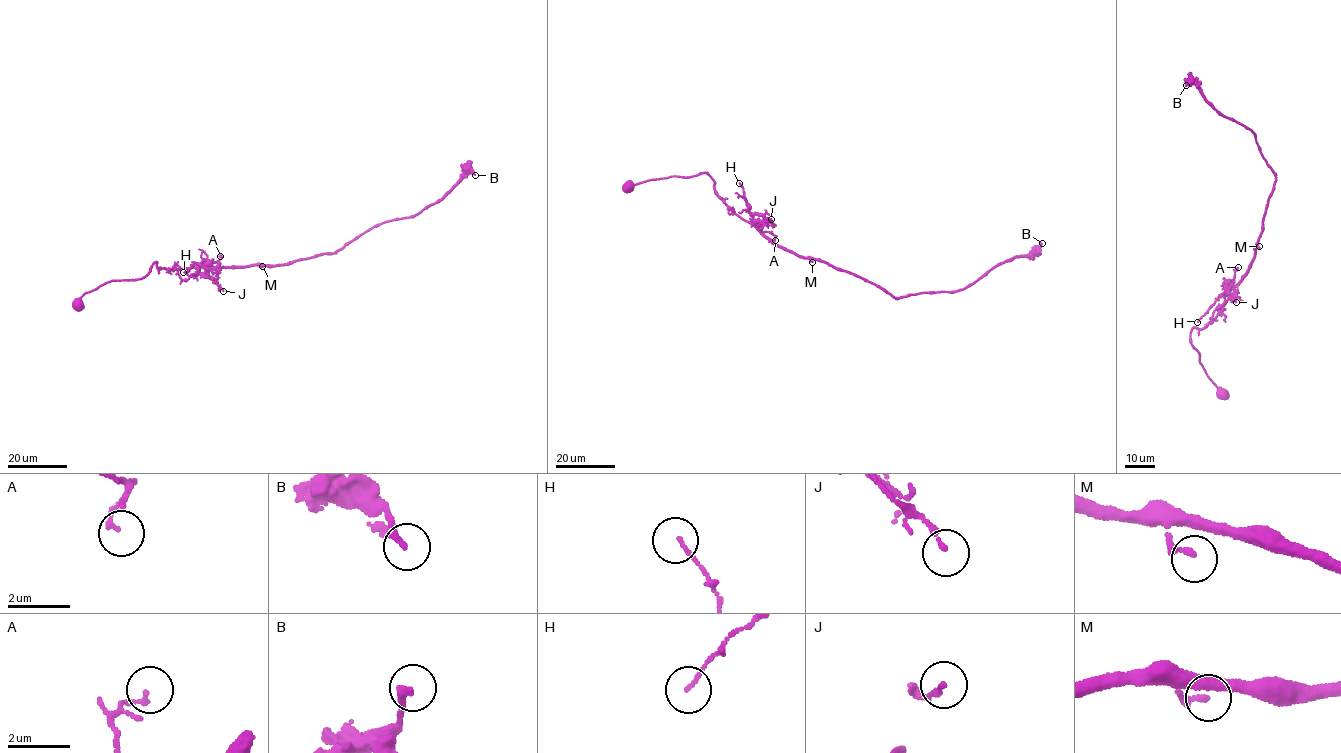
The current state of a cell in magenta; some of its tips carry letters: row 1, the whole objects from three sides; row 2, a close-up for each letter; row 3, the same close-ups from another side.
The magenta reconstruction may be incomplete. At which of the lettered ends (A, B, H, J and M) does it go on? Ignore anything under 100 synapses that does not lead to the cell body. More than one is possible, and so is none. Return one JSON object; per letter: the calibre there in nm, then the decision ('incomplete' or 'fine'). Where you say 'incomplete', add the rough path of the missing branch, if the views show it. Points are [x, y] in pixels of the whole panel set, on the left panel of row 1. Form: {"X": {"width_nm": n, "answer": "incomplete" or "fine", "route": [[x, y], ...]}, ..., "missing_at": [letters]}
{"A": {"width_nm": 150, "answer": "fine"}, "B": {"width_nm": 220, "answer": "fine"}, "H": {"width_nm": 100, "answer": "fine"}, "J": {"width_nm": 160, "answer": "fine"}, "M": {"width_nm": 240, "answer": "fine"}, "missing_at": []}

